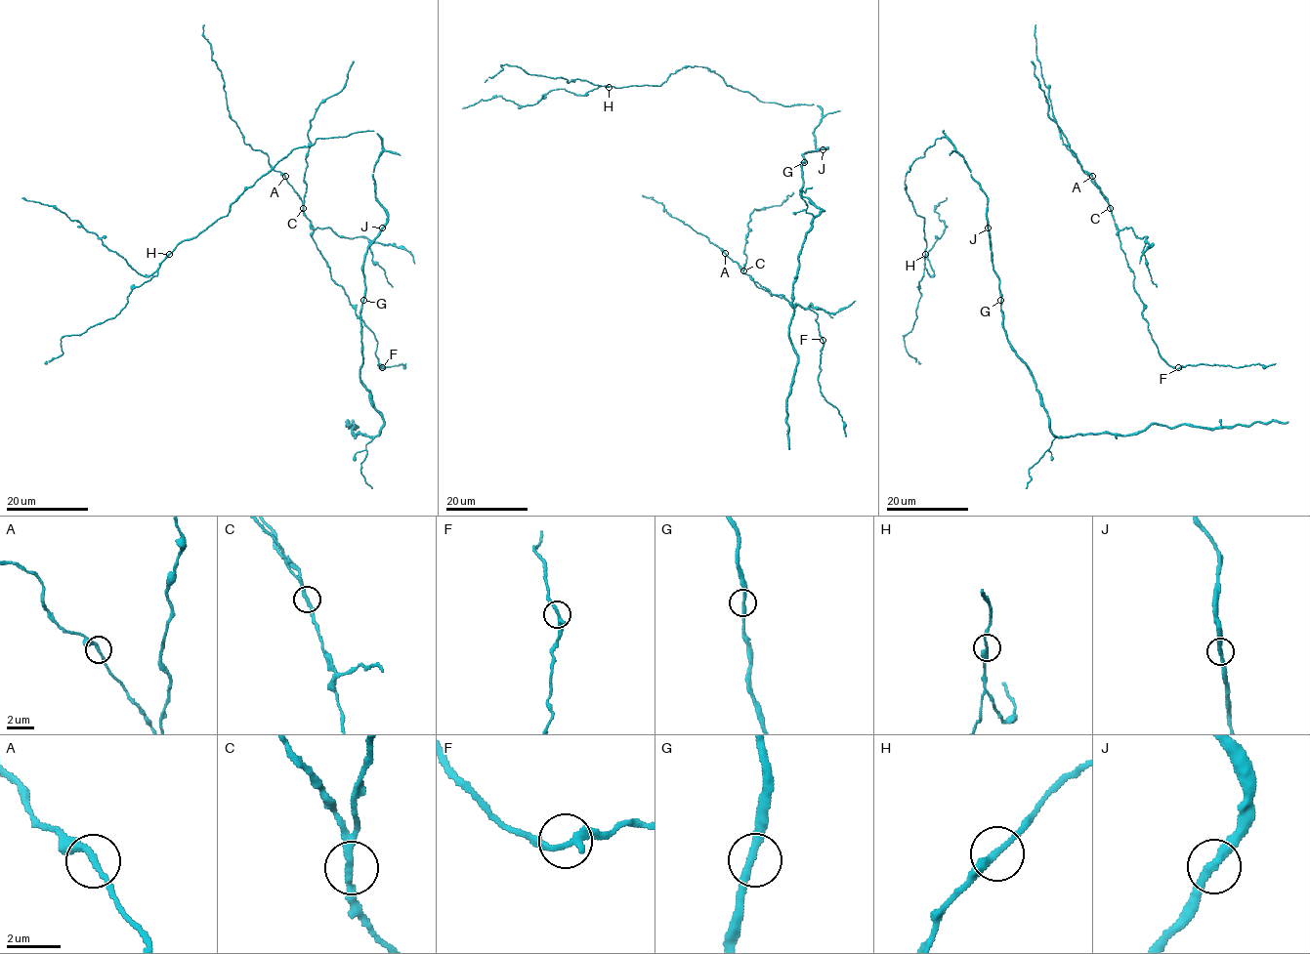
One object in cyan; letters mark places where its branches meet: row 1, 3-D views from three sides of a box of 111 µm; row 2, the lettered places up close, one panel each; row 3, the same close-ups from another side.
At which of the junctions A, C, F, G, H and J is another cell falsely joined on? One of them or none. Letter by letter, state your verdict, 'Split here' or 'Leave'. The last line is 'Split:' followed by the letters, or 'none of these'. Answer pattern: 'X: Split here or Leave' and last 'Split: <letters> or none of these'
A: Leave
C: Split here
F: Leave
G: Leave
H: Leave
J: Leave
Split: C

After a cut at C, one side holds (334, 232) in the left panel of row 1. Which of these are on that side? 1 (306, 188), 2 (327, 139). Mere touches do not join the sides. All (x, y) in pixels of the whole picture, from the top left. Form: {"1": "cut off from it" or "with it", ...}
{"1": "cut off from it", "2": "with it"}

